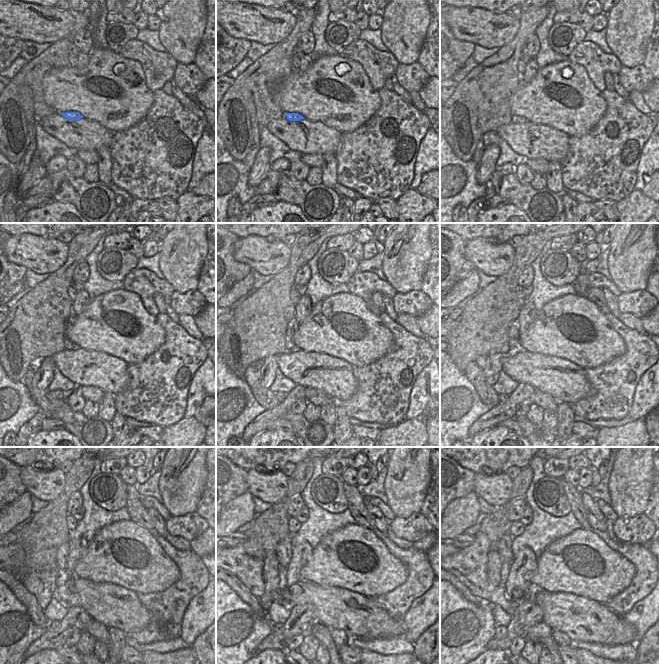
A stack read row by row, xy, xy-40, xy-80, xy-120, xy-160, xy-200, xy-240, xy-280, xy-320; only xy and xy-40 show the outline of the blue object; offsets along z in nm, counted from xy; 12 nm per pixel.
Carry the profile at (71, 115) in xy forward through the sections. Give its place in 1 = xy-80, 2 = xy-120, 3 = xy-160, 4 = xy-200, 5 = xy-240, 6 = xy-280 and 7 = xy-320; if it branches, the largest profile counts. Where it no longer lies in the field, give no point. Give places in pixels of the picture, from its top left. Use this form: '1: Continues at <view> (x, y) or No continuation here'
1: Continues at xy-80 (514, 119)
2: Continues at xy-120 (69, 345)
3: Continues at xy-160 (289, 344)
4: Continues at xy-200 (513, 330)
5: Continues at xy-240 (63, 551)
6: Continues at xy-280 (284, 550)
7: Continues at xy-320 (504, 550).

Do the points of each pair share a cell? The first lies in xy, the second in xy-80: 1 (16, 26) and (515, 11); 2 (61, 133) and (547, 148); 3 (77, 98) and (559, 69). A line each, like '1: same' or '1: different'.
1: different
2: same
3: same

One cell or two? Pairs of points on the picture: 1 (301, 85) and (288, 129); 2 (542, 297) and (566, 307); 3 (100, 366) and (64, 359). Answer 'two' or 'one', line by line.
1: two
2: two
3: one

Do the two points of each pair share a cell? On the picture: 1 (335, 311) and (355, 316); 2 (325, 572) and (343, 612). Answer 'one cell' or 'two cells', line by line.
1: one cell
2: two cells

